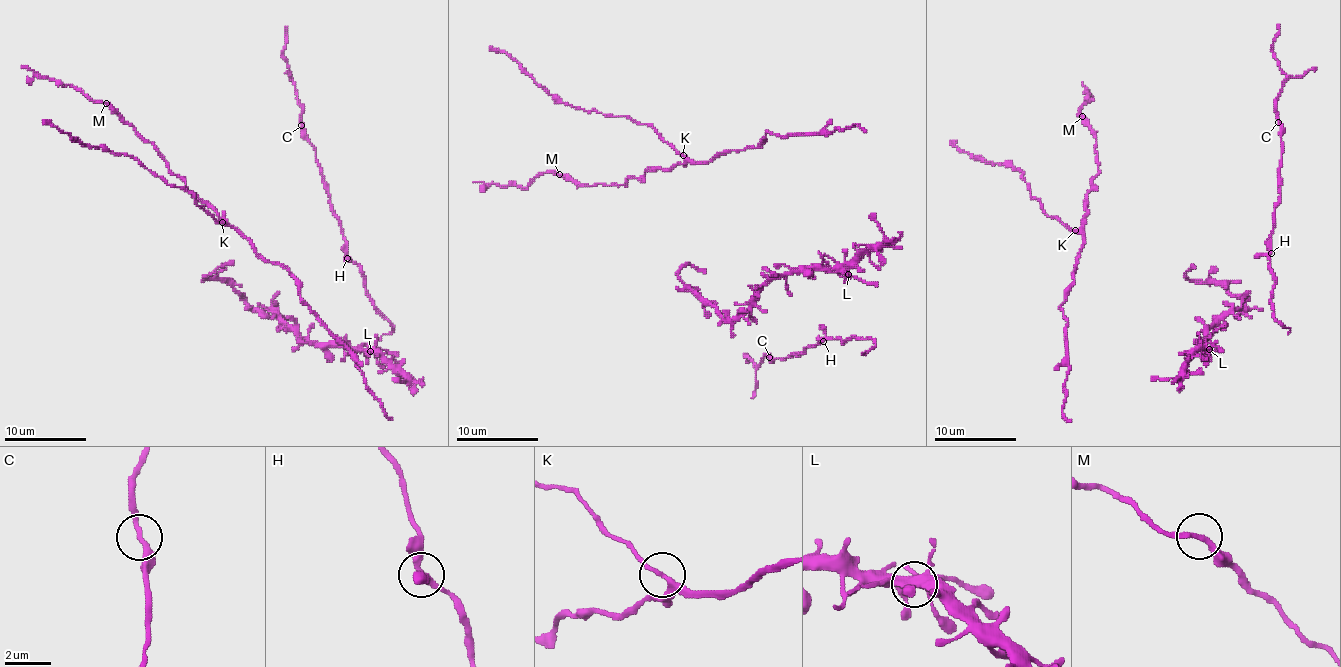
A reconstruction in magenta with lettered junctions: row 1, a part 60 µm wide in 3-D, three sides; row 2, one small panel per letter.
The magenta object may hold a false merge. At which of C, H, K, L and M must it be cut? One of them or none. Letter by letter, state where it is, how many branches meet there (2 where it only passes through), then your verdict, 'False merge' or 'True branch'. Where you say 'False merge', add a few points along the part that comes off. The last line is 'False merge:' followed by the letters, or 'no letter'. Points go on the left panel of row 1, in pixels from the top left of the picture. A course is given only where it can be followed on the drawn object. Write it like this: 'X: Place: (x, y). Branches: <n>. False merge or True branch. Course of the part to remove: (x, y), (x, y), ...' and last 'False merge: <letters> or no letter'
C: Place: (301, 125). Branches: 2. True branch
H: Place: (347, 258). Branches: 3. True branch
K: Place: (222, 222). Branches: 3. True branch
L: Place: (370, 351). Branches: 3. True branch
M: Place: (106, 103). Branches: 2. True branch
False merge: no letter

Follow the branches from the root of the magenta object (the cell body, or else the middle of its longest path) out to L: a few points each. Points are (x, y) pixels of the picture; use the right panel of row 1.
L: (1151, 381), (1177, 378), (1182, 366), (1197, 350), (1209, 349)

